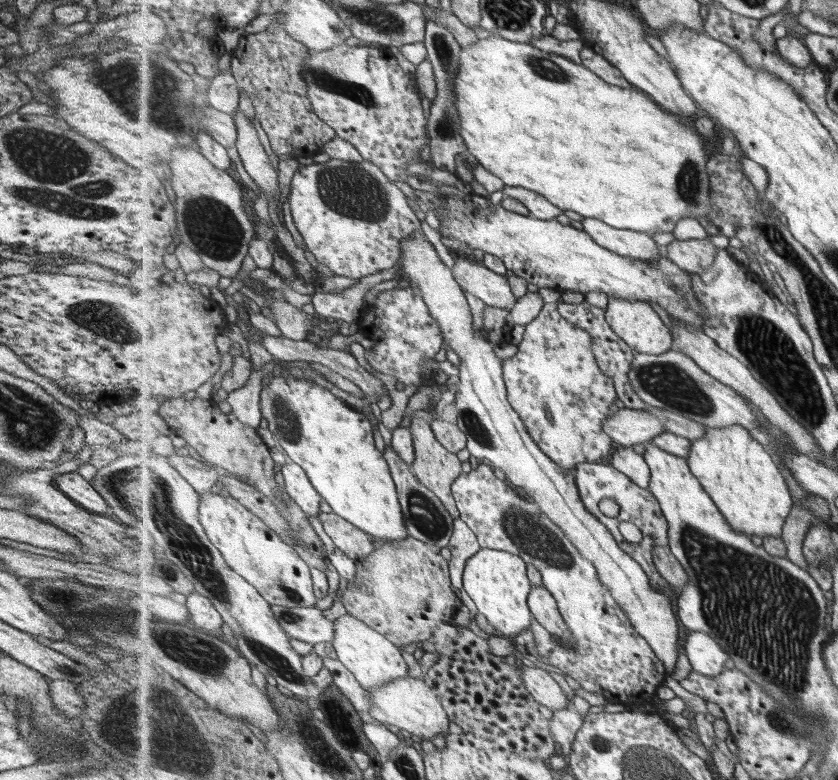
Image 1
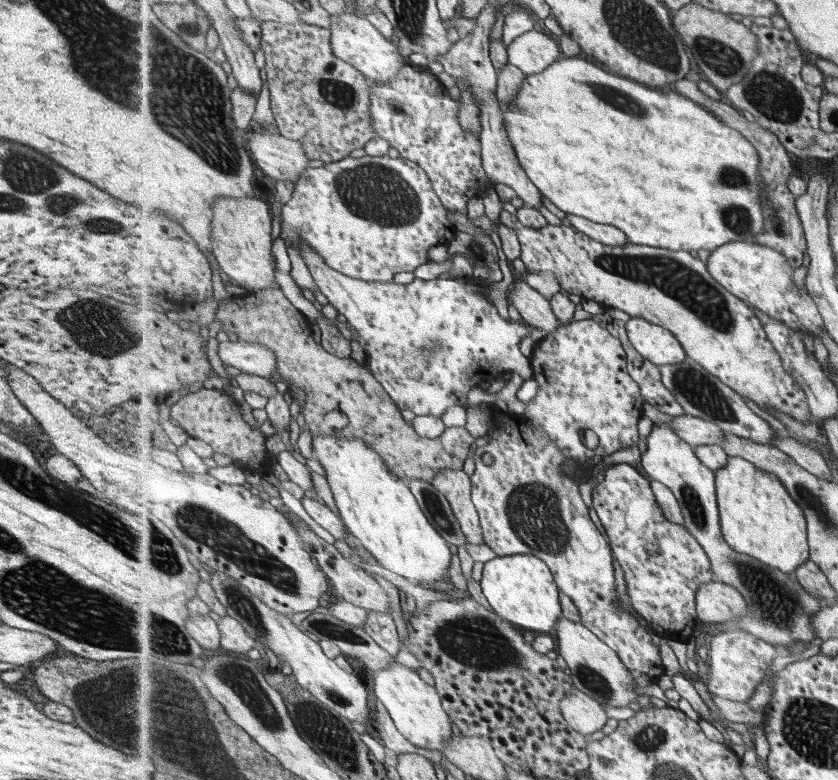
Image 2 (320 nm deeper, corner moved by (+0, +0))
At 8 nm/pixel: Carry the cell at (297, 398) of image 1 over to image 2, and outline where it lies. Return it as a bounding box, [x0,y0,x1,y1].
[311,436,453,582]

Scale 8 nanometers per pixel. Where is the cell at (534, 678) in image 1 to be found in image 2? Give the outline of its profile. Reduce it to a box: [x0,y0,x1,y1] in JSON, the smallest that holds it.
[561,687,609,739]

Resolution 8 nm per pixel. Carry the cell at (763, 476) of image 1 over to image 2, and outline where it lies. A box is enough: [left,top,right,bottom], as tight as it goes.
[715,456,811,574]

